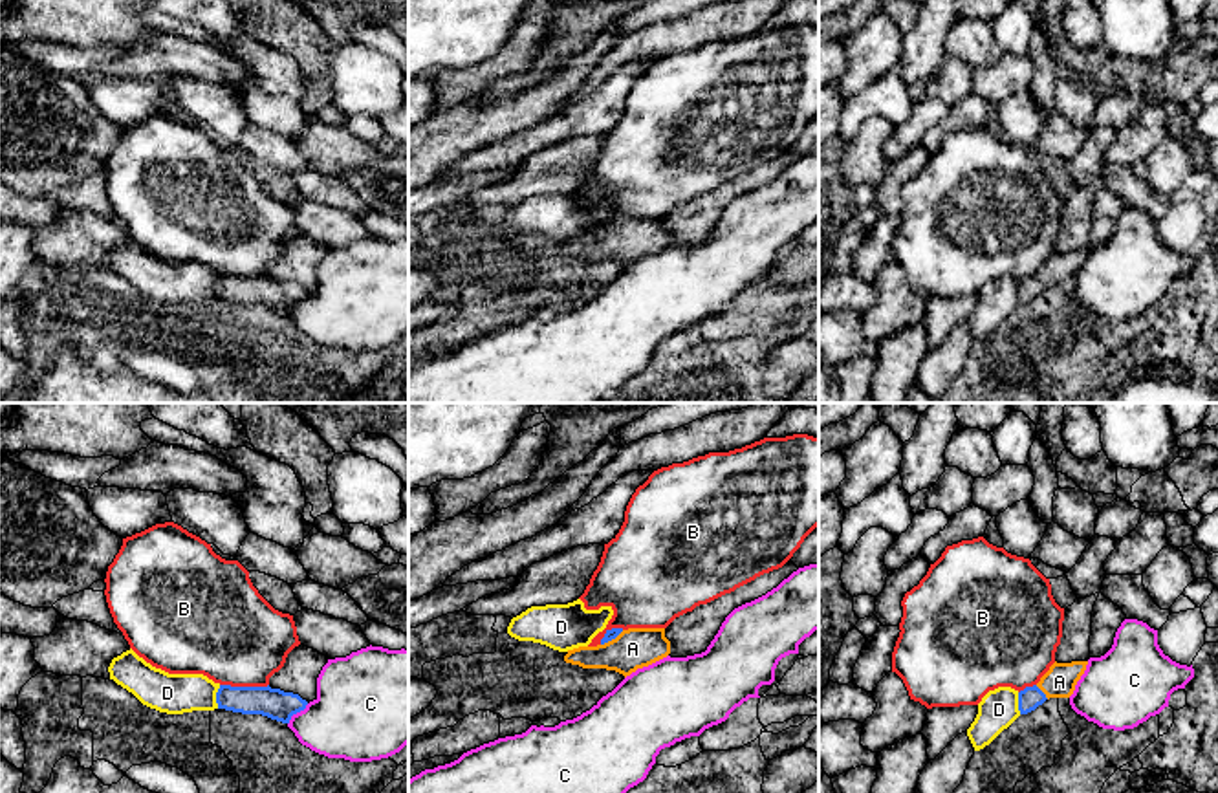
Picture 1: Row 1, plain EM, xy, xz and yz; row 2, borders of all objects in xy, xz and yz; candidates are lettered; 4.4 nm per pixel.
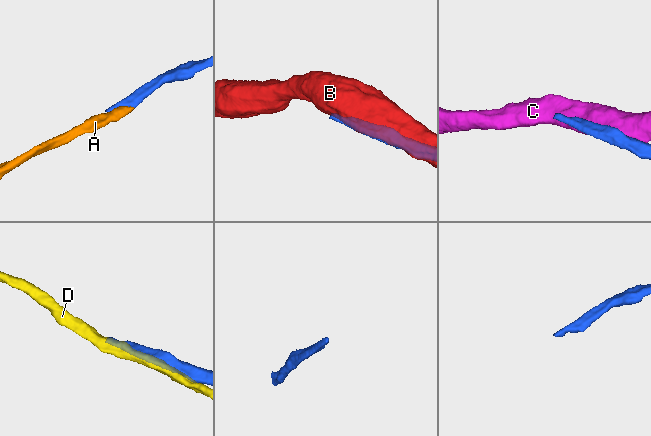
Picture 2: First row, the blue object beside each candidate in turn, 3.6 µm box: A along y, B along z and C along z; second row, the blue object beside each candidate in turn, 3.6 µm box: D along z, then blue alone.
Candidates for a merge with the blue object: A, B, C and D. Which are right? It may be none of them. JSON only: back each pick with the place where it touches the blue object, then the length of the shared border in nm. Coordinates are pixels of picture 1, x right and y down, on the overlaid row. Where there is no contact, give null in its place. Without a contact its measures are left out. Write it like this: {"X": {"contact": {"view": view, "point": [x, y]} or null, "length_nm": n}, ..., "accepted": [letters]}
{"A": {"contact": {"view": "yz", "point": [1043, 693]}, "length_nm": 90}, "accepted": ["A"]}

